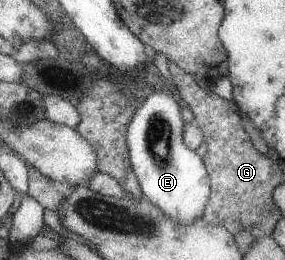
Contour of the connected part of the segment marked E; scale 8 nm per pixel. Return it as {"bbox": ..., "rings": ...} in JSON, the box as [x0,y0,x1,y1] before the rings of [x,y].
{"bbox":[127,92,210,225],"rings":[[[152,92],[141,102],[127,126],[129,161],[141,193],[177,225],[189,225],[204,213],[210,187],[205,163],[182,142],[178,104],[161,92]]]}

